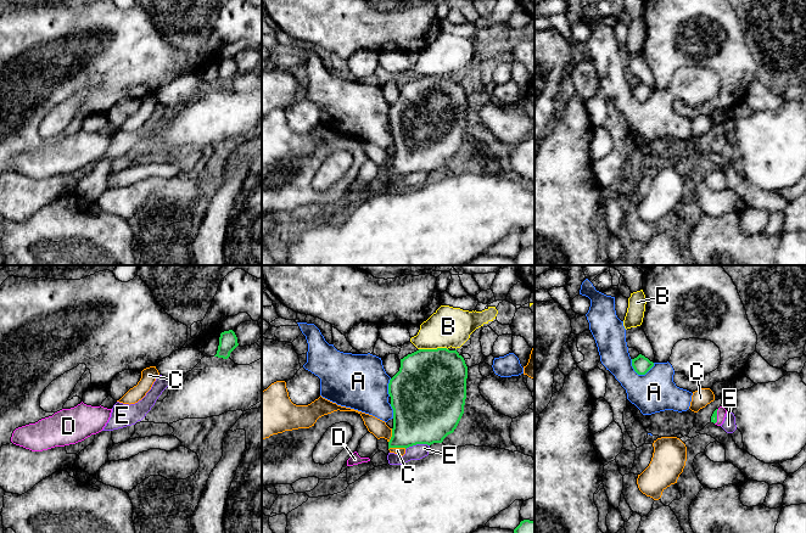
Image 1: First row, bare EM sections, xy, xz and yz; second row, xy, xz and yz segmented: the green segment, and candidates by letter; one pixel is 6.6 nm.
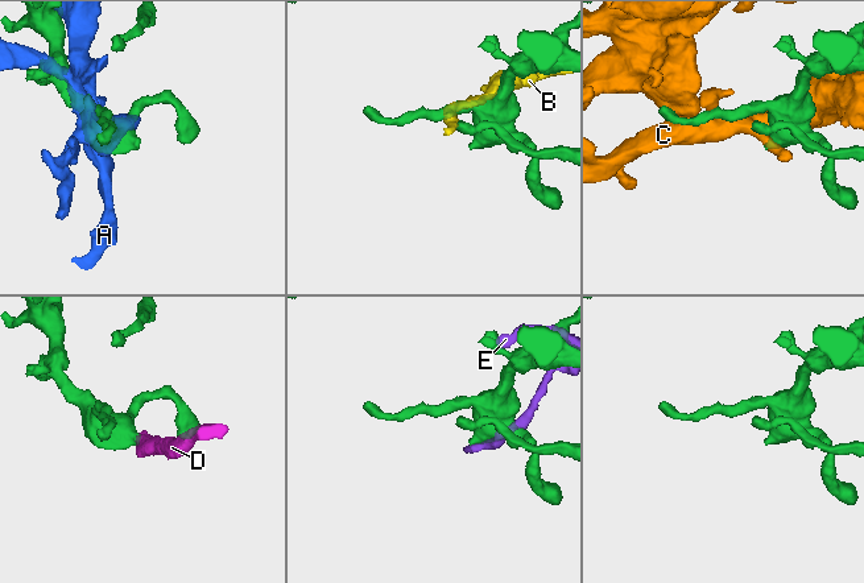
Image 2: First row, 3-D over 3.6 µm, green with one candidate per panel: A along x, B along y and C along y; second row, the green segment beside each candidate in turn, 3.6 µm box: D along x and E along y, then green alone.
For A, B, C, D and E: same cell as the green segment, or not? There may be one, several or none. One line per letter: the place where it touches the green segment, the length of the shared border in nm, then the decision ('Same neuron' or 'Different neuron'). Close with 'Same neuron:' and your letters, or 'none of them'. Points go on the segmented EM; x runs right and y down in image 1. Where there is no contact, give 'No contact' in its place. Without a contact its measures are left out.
A: Touches green at yz (639, 374). Shared border 170 nm. Different neuron
B: Touches green at xz (432, 349). Shared border 190 nm. Different neuron
C: Touches green at xz (397, 447). Shared border 120 nm. Different neuron
D: Touches green at yz (716, 416). Shared border 110 nm. Same neuron
E: Touches green at xz (417, 443). Shared border 160 nm. Different neuron
Same neuron: D

